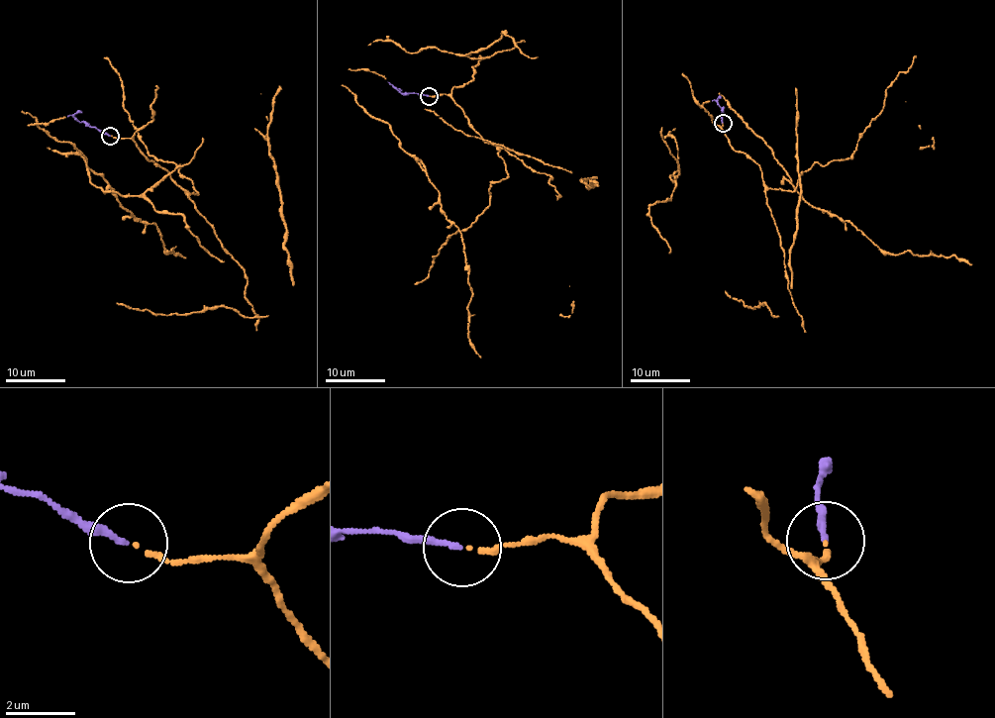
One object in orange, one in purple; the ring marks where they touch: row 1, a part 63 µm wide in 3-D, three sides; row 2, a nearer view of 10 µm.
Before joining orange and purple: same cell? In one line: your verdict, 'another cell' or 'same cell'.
same cell

